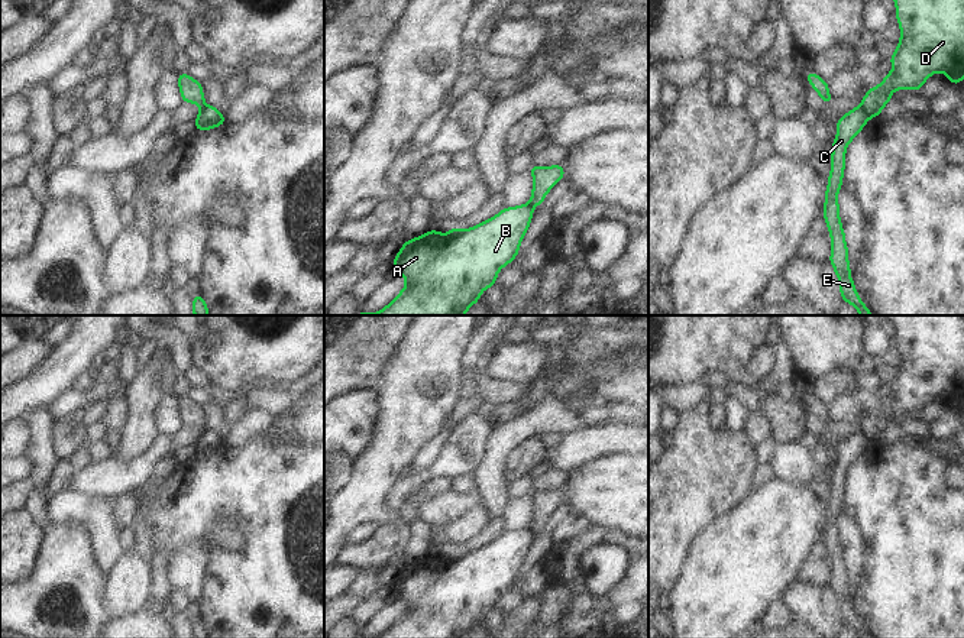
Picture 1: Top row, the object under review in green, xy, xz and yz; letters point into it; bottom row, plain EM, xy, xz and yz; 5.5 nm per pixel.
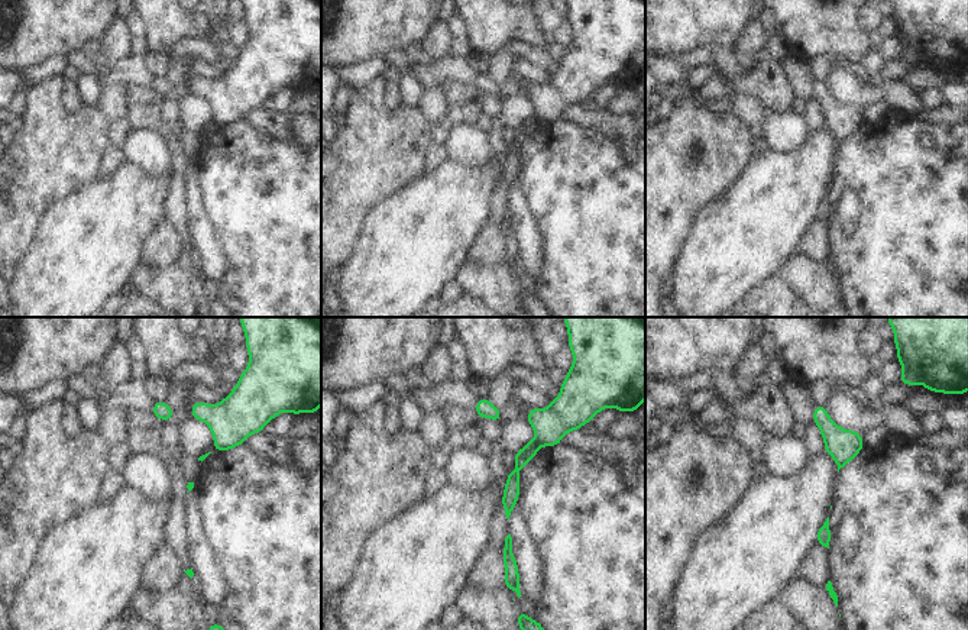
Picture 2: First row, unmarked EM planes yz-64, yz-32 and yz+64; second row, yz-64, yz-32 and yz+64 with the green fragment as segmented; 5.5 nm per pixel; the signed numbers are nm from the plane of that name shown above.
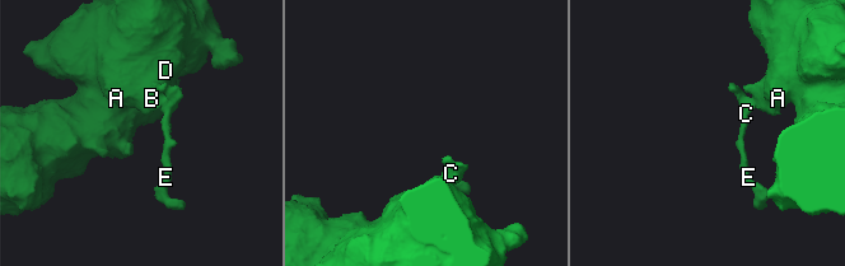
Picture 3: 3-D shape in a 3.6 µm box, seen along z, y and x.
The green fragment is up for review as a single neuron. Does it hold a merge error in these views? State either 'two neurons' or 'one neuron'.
two neurons

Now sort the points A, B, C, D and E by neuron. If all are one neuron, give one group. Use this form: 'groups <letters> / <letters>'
groups A B D / C E

